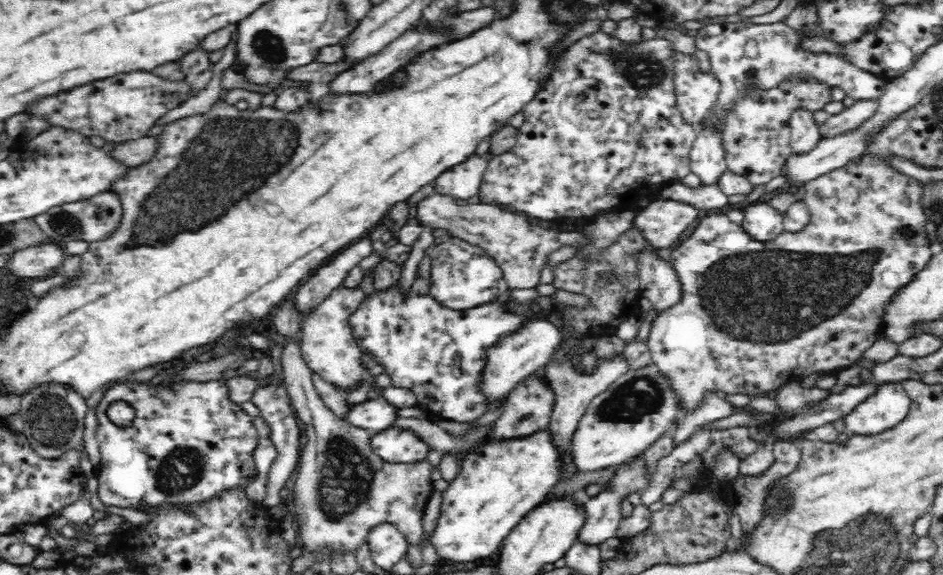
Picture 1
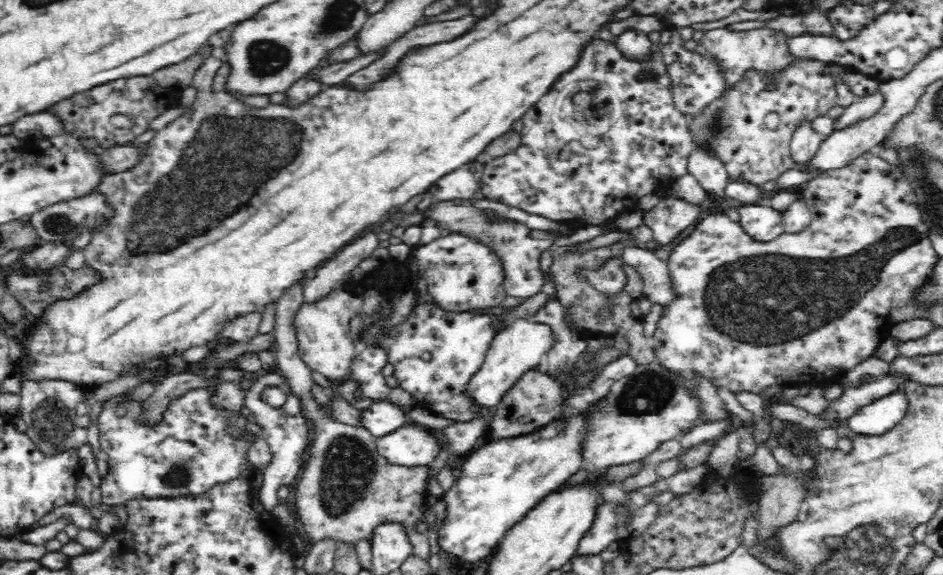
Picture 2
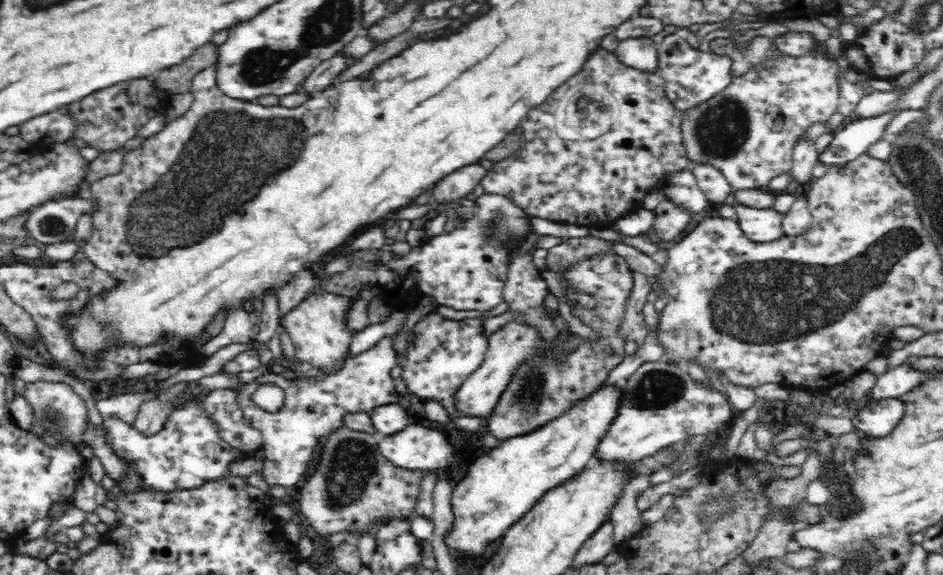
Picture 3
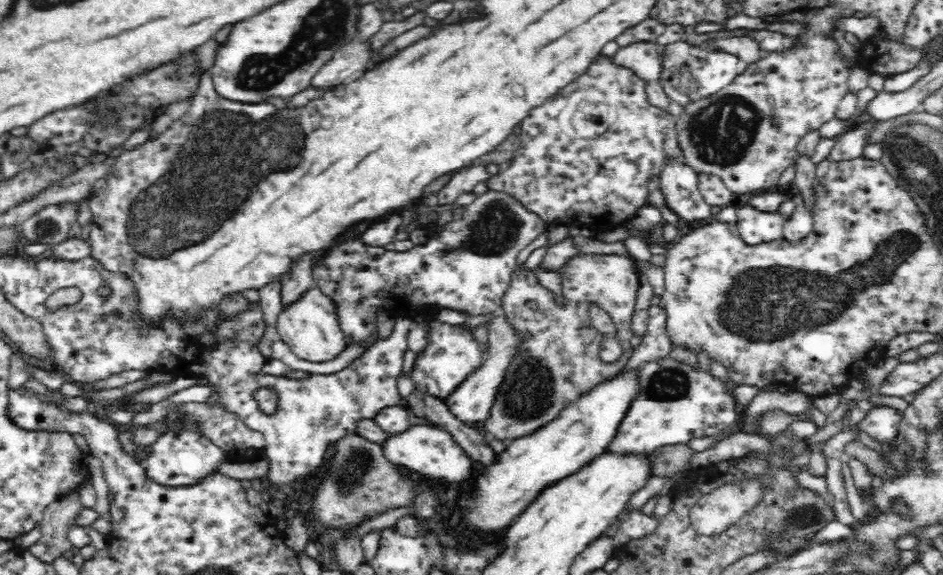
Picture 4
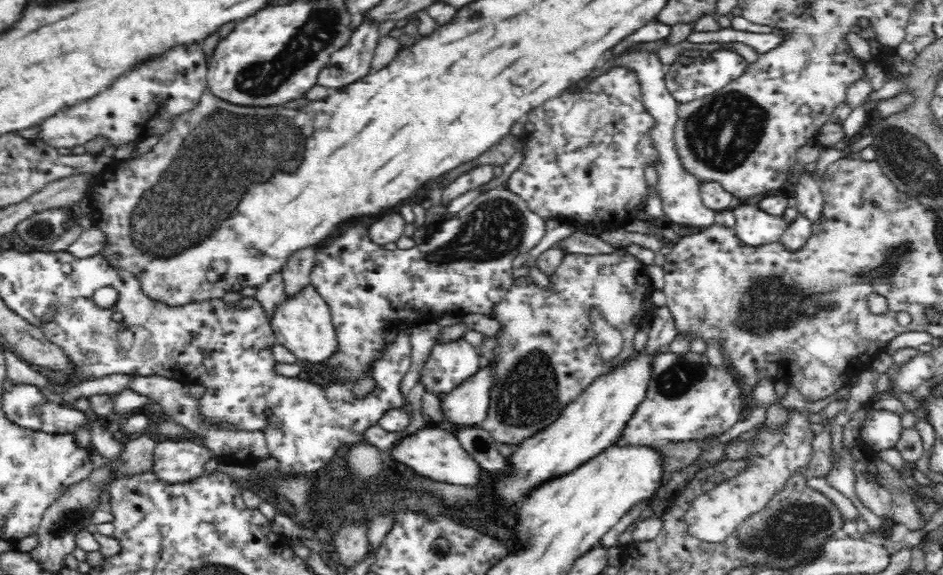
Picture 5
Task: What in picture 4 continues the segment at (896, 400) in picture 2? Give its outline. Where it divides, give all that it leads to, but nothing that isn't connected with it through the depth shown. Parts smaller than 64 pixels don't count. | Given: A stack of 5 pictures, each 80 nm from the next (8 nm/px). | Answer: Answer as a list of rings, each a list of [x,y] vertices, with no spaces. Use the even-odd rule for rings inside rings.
[[[880,404],[868,410],[857,426],[880,444],[889,443],[898,432],[901,418],[896,408]]]

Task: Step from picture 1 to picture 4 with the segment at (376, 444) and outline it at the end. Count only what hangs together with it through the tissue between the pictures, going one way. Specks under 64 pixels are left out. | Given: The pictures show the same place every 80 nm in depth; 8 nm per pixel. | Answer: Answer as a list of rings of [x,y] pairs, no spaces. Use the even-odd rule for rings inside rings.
[[[422,424],[406,427],[404,432],[388,436],[381,444],[383,455],[396,466],[410,468],[420,474],[430,474],[434,478],[444,480],[464,480],[470,474],[470,458],[464,454],[464,450],[456,444],[453,436],[444,428],[428,428]]]

